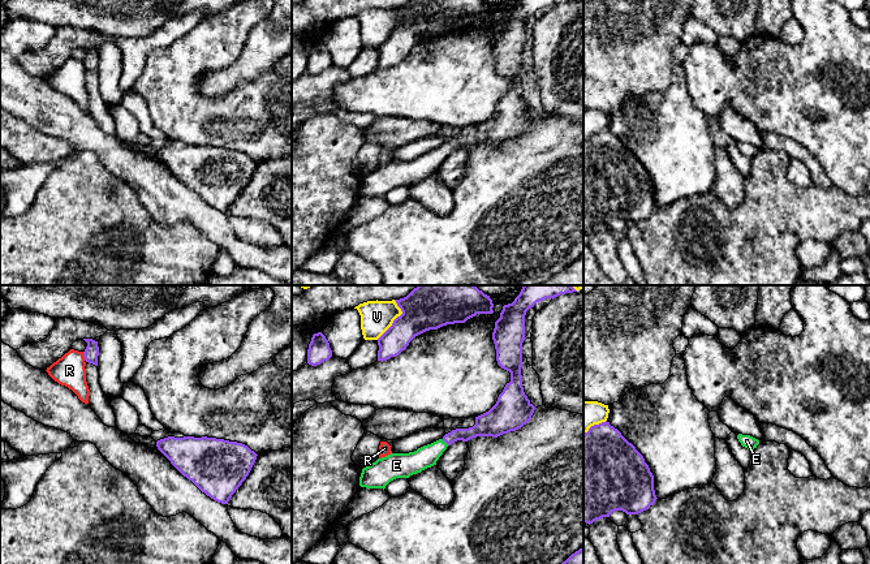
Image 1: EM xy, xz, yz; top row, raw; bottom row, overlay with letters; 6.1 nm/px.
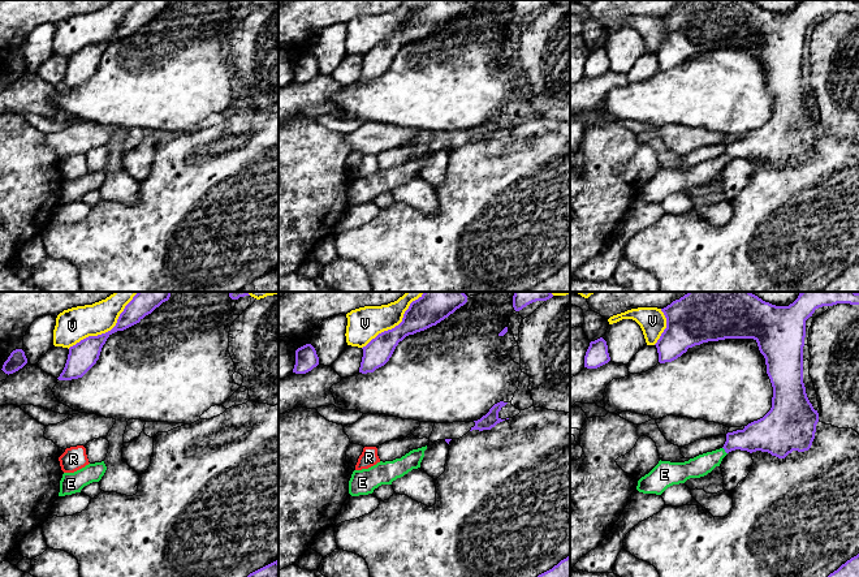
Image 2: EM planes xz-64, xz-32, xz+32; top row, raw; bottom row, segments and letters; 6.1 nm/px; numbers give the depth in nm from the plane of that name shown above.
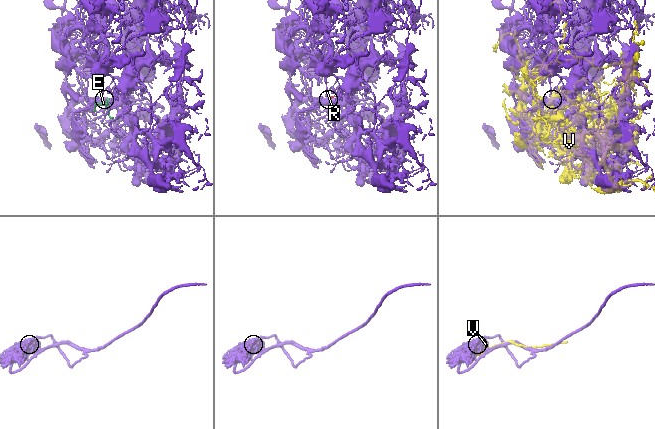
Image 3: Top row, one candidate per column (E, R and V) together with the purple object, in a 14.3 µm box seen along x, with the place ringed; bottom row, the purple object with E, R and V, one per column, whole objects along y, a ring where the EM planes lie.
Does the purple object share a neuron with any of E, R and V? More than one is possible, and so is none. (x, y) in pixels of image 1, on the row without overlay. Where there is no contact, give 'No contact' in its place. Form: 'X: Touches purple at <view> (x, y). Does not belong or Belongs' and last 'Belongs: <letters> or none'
E: Touches purple at xz (446, 150). Belongs
R: Touches purple at xy (84, 64). Does not belong
V: Touches purple at xz (395, 28). Does not belong
Belongs: E

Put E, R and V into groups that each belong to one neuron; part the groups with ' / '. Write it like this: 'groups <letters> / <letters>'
groups E / R / V

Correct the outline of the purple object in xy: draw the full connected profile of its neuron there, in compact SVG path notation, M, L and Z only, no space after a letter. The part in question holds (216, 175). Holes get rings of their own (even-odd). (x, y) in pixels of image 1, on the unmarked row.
M168 145L156 155L184 185L221 212L228 212L258 164L242 151L207 145Z

